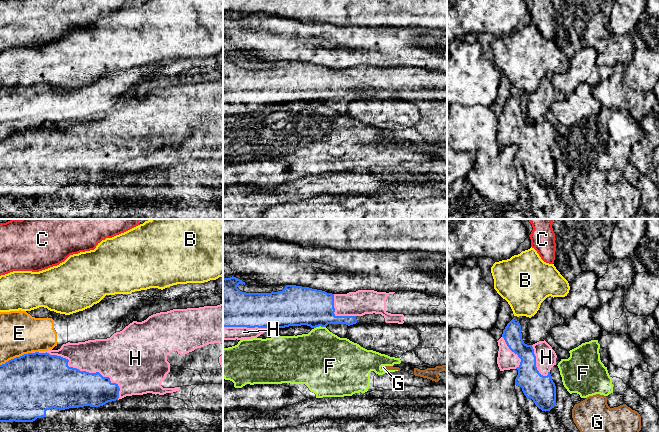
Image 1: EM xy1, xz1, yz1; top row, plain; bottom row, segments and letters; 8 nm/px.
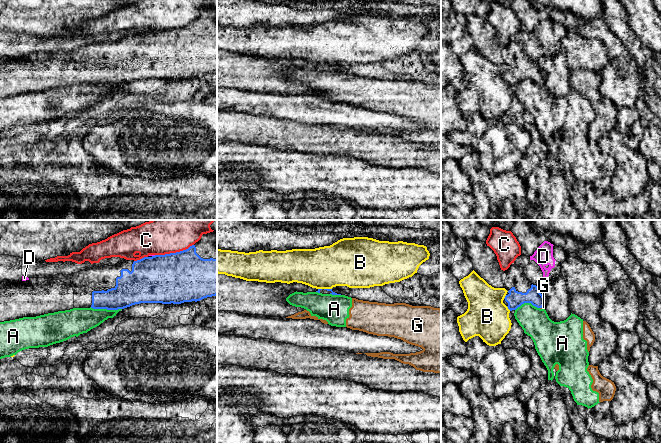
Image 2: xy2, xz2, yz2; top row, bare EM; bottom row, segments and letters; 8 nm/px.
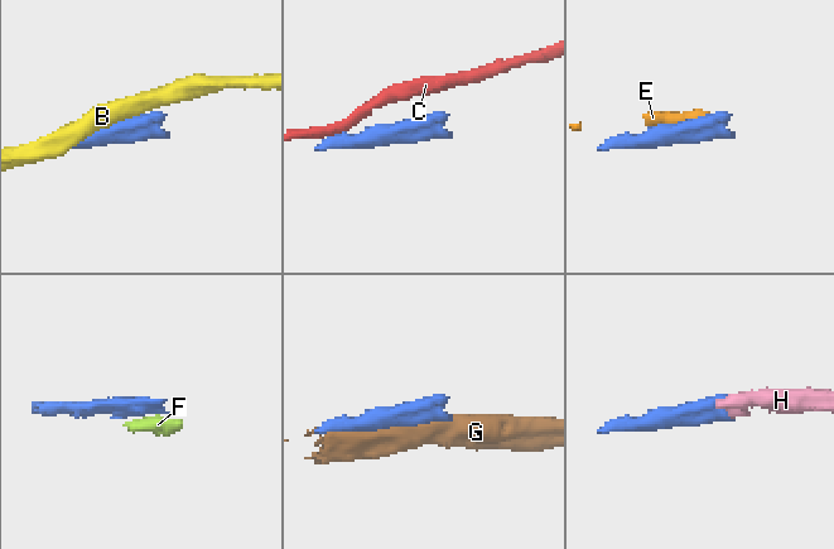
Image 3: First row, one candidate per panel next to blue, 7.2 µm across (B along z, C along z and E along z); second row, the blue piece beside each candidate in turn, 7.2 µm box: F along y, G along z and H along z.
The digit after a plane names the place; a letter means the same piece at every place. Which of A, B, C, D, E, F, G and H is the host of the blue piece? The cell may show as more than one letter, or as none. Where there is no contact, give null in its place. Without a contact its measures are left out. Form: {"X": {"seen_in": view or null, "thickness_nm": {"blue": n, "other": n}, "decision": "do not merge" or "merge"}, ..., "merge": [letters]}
{"A": {"seen_in": "xy2", "thickness_nm": {"blue": 240, "other": 200}, "decision": "do not merge"}, "B": {"seen_in": "yz2", "thickness_nm": {"blue": 140, "other": 340}, "decision": "do not merge"}, "C": {"seen_in": "xy2", "thickness_nm": {"blue": 400, "other": 260}, "decision": "do not merge"}, "D": {"seen_in": "xy2", "thickness_nm": {"blue": 400, "other": 20}, "decision": "do not merge"}, "E": {"seen_in": "xy1", "thickness_nm": {"blue": 480, "other": 340}, "decision": "do not merge"}, "F": {"seen_in": "xz1", "thickness_nm": {"blue": 320, "other": 420}, "decision": "do not merge"}, "G": {"seen_in": "yz2", "thickness_nm": {"blue": 140, "other": 20}, "decision": "do not merge"}, "H": {"seen_in": "xy1", "thickness_nm": {"blue": 360, "other": 300}, "decision": "merge"}, "merge": ["H"]}

